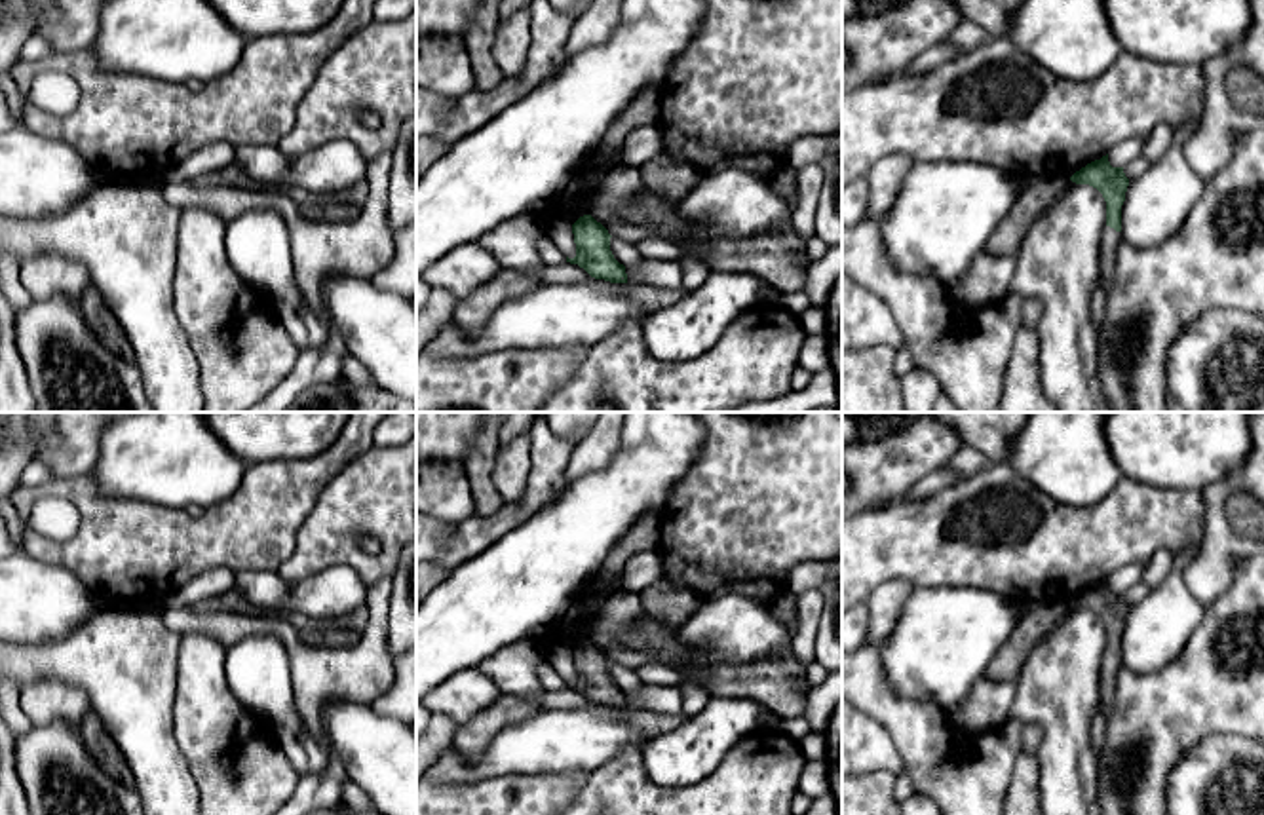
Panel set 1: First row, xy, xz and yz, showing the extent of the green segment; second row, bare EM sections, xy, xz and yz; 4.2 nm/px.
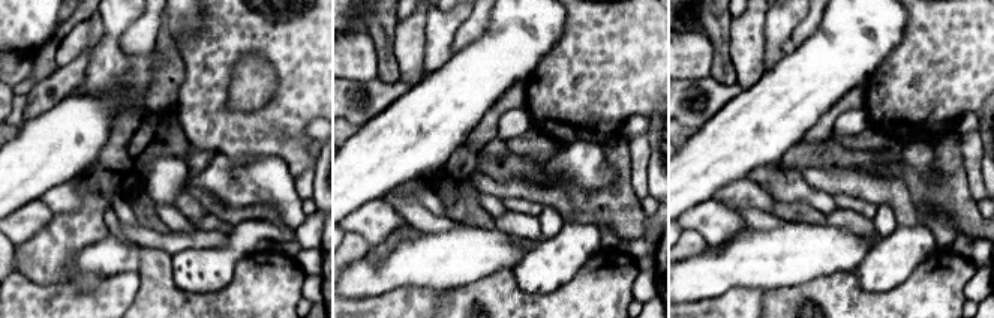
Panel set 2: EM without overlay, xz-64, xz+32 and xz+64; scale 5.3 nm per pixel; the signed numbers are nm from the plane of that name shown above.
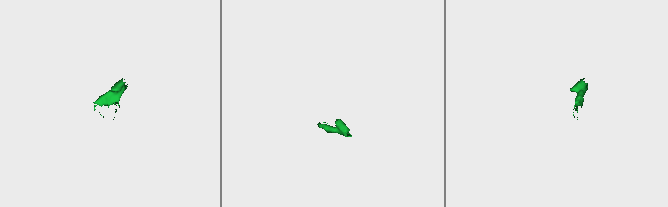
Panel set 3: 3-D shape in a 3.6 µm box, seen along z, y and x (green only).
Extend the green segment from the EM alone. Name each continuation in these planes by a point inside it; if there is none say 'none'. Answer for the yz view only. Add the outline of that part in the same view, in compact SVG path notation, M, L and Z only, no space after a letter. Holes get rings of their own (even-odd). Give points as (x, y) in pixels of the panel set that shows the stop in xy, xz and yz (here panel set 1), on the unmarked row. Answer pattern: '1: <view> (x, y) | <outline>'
1: yz (1110, 663) | M1104 652L1102 667L1101 667L1101 707L1104 716L1108 716L1112 709L1116 686L1118 686L1118 671L1121 667L1123 667L1121 657Z

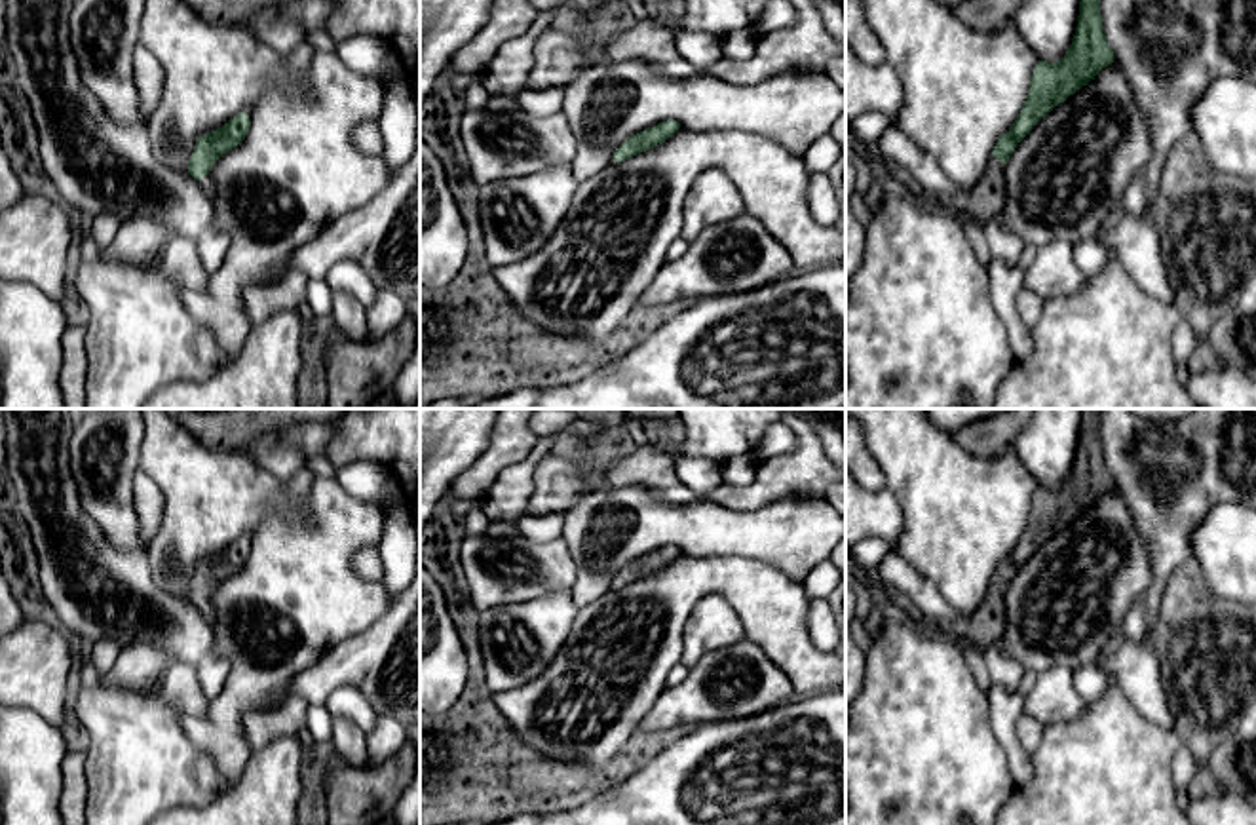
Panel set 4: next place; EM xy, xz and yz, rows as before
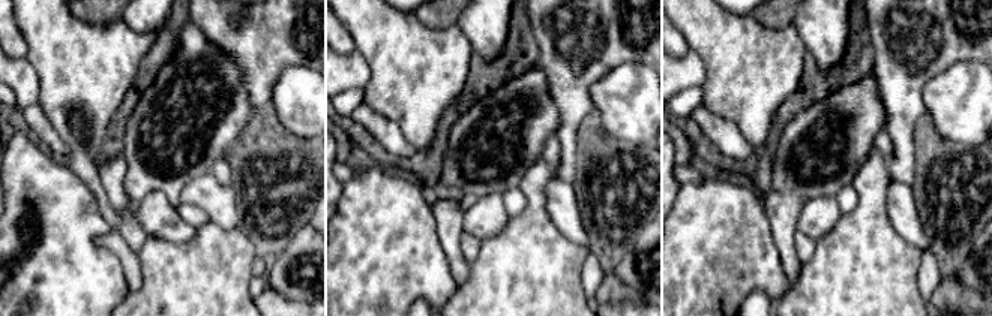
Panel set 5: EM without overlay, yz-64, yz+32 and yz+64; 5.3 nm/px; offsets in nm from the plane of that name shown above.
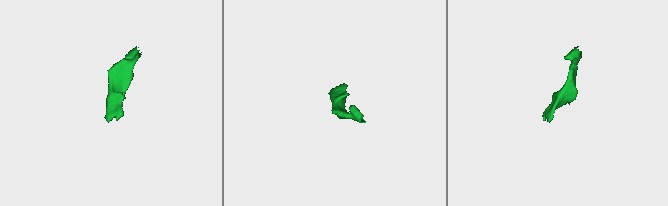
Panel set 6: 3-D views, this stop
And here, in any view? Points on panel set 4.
1: yz (983, 628) | M990 582L988 593L980 608L969 618L956 618L948 625L937 629L948 637L965 637L980 650L988 648L1001 633L1005 618L1005 589Z

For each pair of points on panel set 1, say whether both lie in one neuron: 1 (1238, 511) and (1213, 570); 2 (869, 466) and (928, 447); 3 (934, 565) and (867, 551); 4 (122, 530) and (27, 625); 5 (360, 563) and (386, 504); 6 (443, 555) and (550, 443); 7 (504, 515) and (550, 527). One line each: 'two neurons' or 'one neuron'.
1: two neurons
2: one neuron
3: one neuron
4: two neurons
5: one neuron
6: one neuron
7: two neurons

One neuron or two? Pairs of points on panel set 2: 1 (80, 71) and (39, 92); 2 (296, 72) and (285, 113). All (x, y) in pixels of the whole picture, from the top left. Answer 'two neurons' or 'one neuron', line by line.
1: one neuron
2: one neuron

